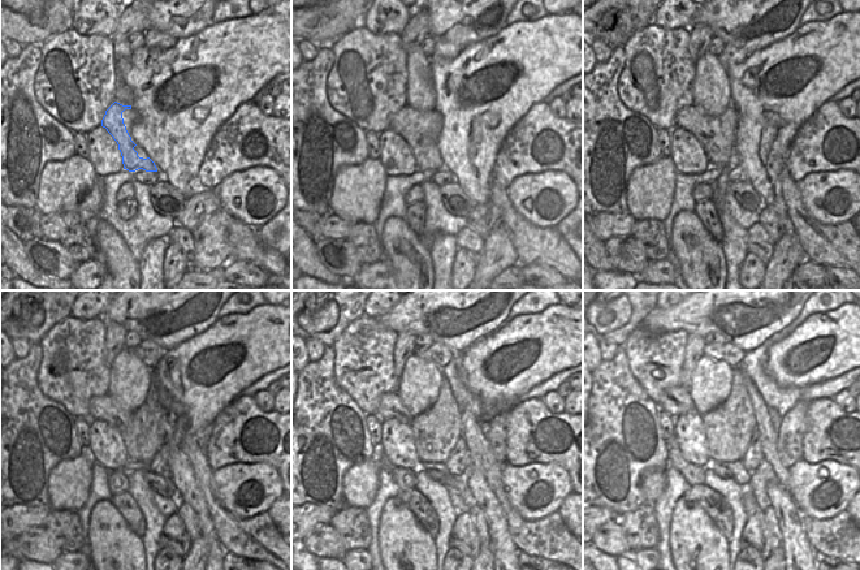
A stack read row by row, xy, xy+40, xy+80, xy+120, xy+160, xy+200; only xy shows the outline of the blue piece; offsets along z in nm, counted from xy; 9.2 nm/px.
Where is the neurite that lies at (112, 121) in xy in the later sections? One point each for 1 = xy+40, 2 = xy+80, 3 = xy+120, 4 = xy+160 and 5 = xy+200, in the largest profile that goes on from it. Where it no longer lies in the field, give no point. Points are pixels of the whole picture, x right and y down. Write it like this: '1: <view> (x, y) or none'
1: xy+40 (403, 122)
2: xy+80 (691, 119)
3: xy+120 (103, 407)
4: xy+160 (390, 405)
5: xy+200 (677, 401)

